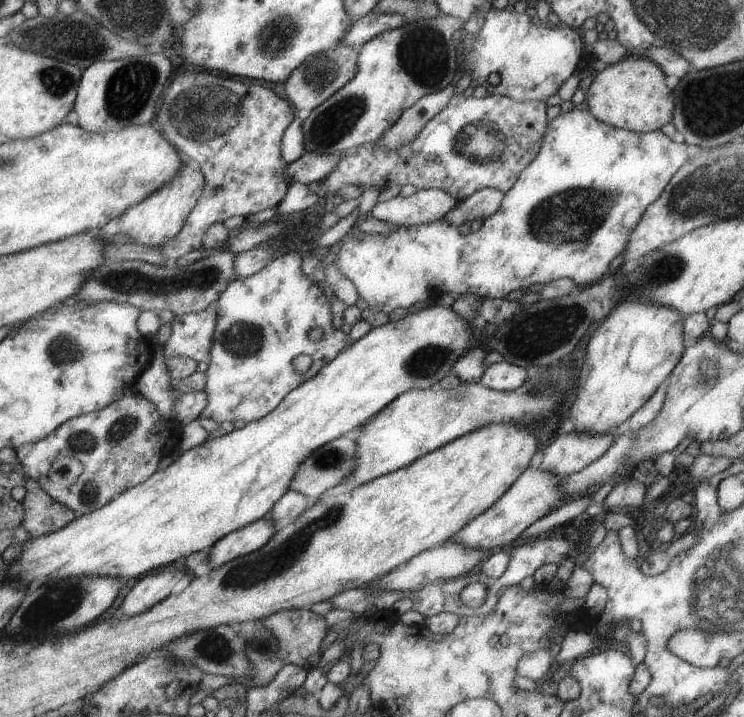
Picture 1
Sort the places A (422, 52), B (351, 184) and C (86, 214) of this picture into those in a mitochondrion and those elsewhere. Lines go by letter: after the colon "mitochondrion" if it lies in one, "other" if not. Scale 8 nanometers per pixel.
A: mitochondrion
B: other
C: other

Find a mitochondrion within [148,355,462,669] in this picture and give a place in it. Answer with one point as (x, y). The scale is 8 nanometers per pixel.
(254, 571)

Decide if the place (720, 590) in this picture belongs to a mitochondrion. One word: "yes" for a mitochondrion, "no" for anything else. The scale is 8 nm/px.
yes

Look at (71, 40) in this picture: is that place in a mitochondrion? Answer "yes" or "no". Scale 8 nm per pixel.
yes

